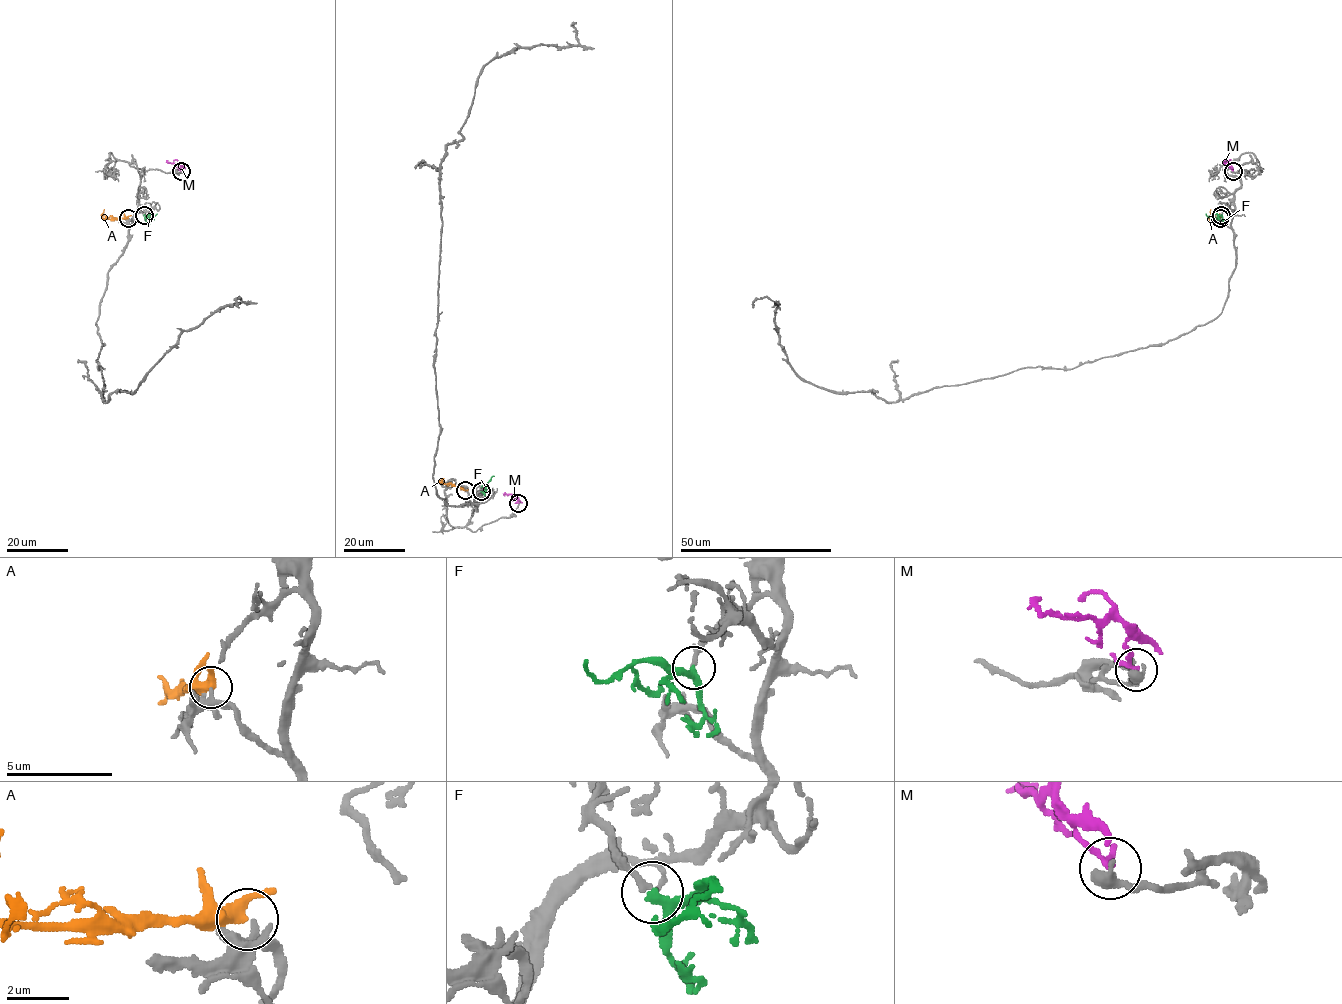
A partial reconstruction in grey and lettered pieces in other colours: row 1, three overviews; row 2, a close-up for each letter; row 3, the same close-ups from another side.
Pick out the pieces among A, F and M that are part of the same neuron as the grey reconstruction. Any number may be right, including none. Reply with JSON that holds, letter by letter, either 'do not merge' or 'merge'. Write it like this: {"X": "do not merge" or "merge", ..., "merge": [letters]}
{"A": "do not merge", "F": "merge", "M": "do not merge", "merge": ["F"]}

